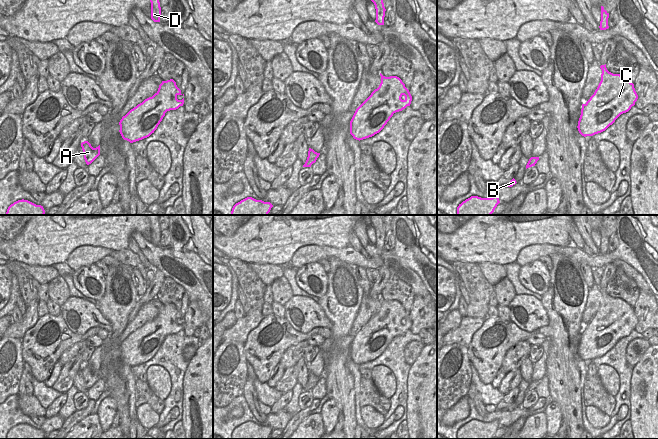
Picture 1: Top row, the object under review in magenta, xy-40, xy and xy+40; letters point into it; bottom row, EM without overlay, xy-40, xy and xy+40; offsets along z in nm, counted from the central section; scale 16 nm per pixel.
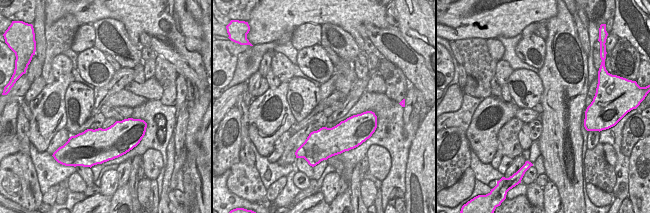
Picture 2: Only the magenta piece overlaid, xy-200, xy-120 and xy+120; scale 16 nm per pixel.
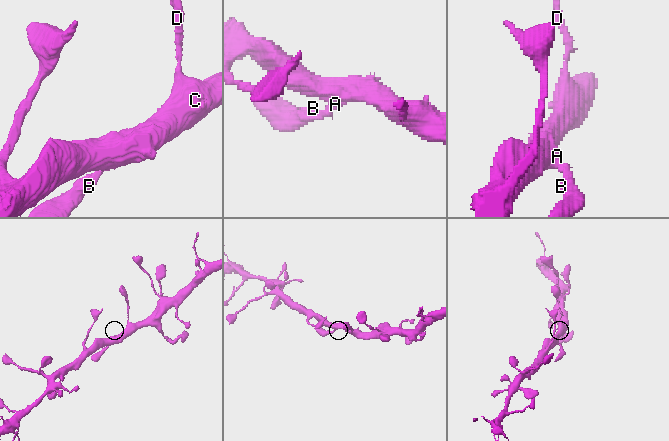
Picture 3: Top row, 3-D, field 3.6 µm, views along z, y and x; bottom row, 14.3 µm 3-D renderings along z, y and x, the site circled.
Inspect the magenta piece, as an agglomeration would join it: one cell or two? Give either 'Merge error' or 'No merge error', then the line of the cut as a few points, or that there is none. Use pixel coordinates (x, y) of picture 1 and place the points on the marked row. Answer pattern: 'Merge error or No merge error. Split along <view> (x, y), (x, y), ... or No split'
No merge error. No split

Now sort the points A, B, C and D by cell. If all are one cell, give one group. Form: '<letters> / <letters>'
A B C D

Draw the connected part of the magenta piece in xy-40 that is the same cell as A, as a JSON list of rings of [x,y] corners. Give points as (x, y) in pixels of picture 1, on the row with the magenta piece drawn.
[[[88,141],[81,143],[84,159],[87,165],[91,164],[100,155],[100,145],[93,148]]]

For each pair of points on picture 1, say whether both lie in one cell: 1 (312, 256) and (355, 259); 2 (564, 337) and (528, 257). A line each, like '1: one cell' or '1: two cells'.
1: one cell
2: two cells

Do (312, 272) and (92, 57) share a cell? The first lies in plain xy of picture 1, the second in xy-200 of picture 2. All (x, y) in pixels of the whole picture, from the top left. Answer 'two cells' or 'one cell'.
one cell

